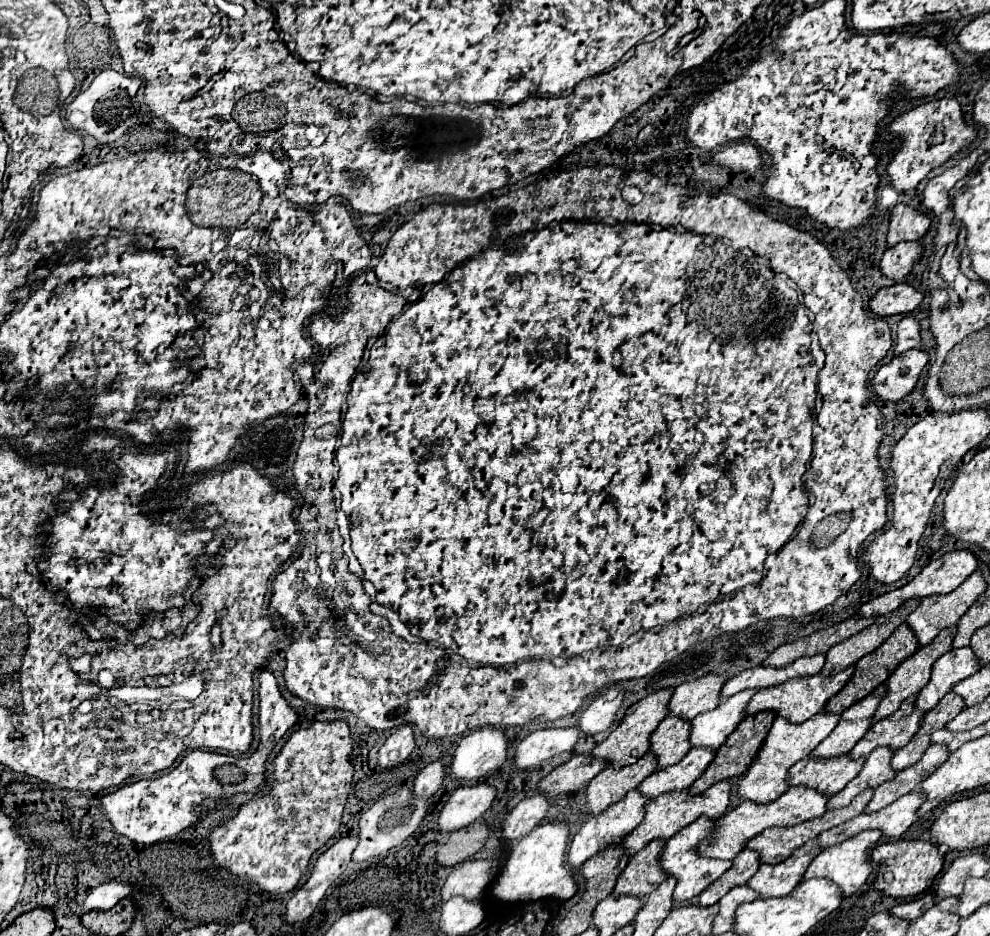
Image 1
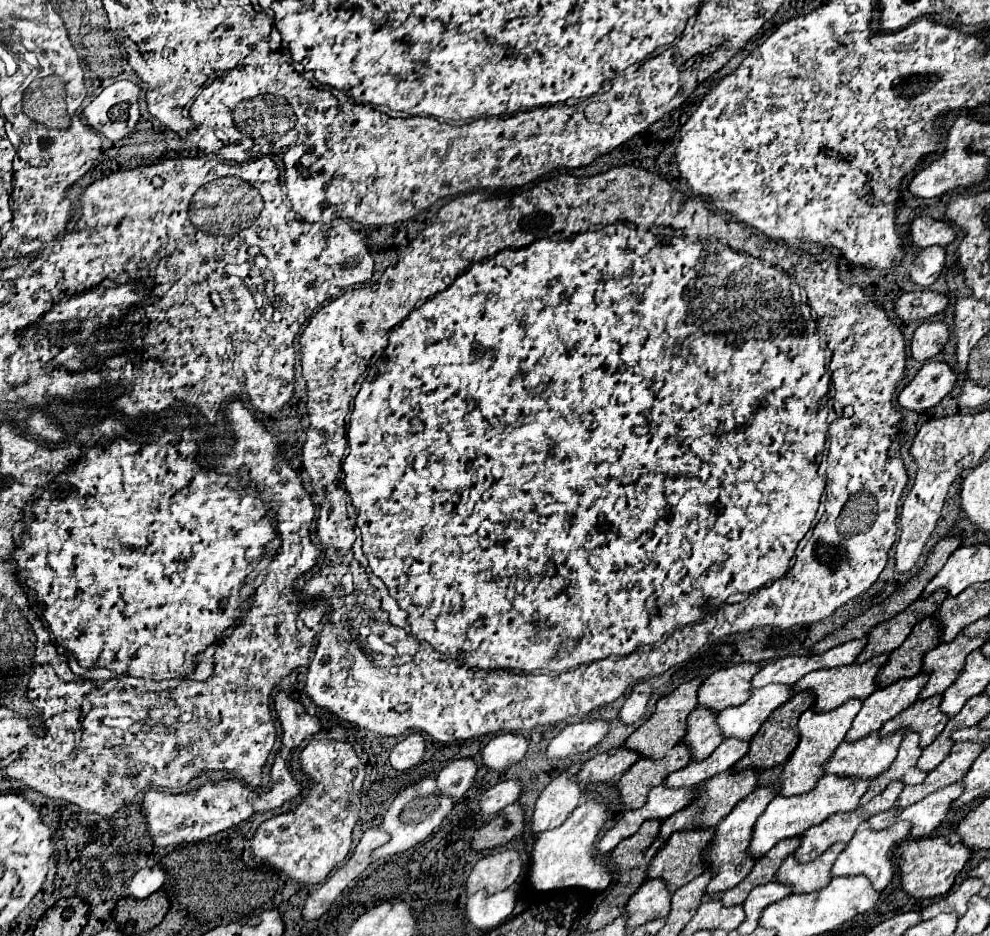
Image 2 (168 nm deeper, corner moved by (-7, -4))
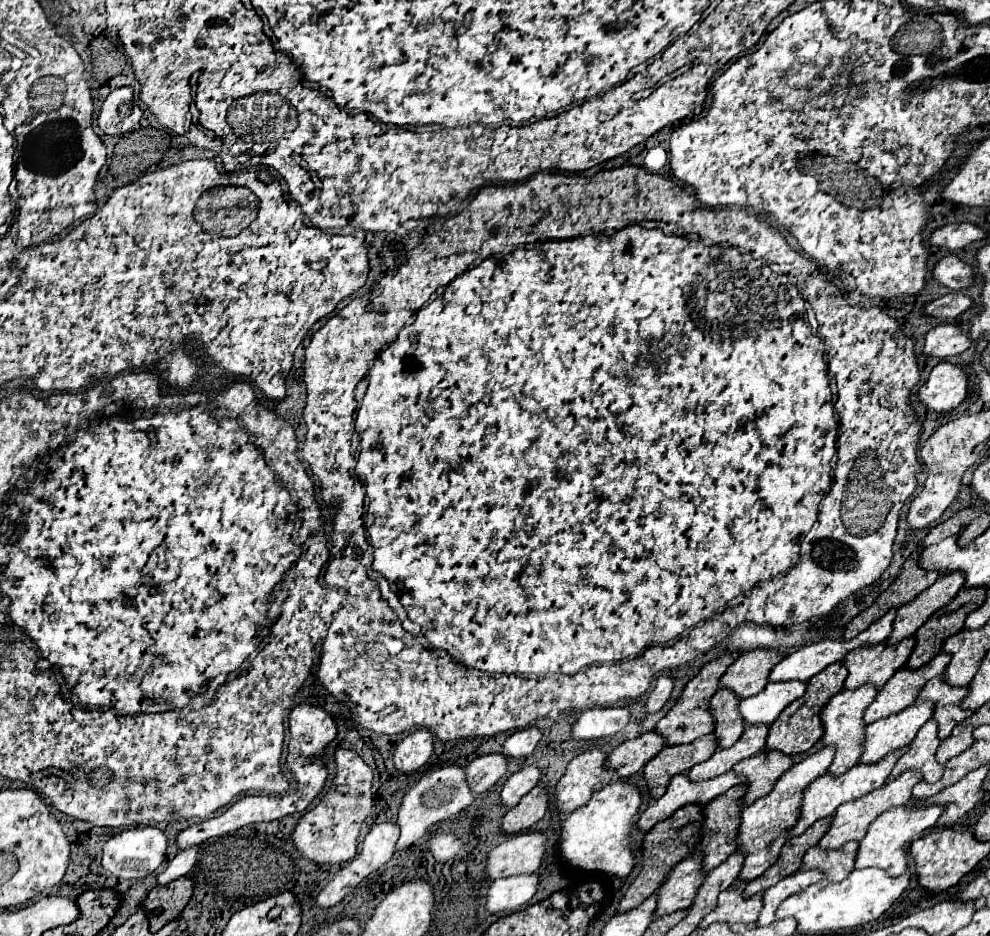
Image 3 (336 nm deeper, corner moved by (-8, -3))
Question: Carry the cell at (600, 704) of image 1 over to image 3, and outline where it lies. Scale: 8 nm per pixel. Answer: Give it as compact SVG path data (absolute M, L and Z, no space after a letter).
M668 675L658 677L658 681L656 681L656 685L654 685L654 689L652 689L646 705L644 705L646 713L656 713L656 711L660 711L664 707L664 703L670 699L672 685L674 685L672 677L668 677Z

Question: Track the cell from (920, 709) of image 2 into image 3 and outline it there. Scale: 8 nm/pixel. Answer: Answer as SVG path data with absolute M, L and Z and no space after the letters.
M944 677L930 679L922 691L918 693L916 701L932 701L934 713L932 719L938 723L938 739L946 739L956 723L964 721L972 715L972 711L966 711L960 707L960 701L966 697L966 687L950 687L944 683Z

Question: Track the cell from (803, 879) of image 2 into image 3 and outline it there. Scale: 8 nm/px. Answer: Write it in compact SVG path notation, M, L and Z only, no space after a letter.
M850 841L834 851L824 851L820 847L812 847L802 857L800 869L820 869L828 881L842 881L854 865L854 857L858 851L858 843Z

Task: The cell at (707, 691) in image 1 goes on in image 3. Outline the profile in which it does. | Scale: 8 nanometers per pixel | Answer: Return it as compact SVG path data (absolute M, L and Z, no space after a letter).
M754 649L742 653L722 675L720 687L732 689L738 695L738 699L752 697L766 687L770 669L782 657L784 655L778 651L766 651L766 649Z

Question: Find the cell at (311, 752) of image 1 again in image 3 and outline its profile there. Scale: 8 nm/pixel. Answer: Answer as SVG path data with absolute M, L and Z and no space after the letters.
M336 749L334 761L336 777L332 781L332 787L312 811L300 817L290 835L296 851L322 867L342 865L356 855L360 825L372 809L372 769L354 751L348 749Z

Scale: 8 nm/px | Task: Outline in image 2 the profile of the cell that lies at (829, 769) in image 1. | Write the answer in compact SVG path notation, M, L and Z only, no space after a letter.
M897 730L889 736L879 736L879 732L873 732L861 740L843 742L835 750L835 756L825 764L825 772L875 778L893 764L905 734L907 730Z

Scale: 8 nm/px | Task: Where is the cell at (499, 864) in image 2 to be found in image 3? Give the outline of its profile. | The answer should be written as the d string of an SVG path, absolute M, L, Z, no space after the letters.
M538 831L516 833L516 837L506 839L490 851L486 859L486 879L494 881L498 877L536 873L544 857L544 845L546 839Z

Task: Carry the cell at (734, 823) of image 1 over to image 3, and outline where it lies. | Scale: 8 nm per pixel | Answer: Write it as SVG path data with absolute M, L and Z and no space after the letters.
M898 749L890 755L886 755L882 761L878 763L858 763L856 767L848 769L846 773L842 773L840 777L832 777L832 775L822 775L822 779L816 779L814 783L810 783L810 787L806 787L806 791L802 793L802 811L800 811L800 819L798 823L788 831L790 837L796 837L796 835L802 835L810 825L814 825L818 819L824 819L824 817L830 817L842 803L848 803L848 801L854 801L854 799L860 799L862 795L878 789L884 785L886 777L890 775L890 771L894 769L898 757L906 751L904 749Z

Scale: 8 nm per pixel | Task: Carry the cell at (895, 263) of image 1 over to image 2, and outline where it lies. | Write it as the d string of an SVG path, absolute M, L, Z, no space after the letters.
M931 246L921 250L911 268L911 282L919 286L931 286L945 268L945 248Z

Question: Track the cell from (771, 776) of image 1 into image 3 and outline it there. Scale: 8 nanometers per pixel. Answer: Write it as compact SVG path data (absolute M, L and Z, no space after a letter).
M872 685L858 687L858 691L842 691L834 695L826 707L820 711L820 721L824 735L820 739L822 747L834 747L834 763L830 765L830 775L842 775L846 769L854 767L858 763L858 755L862 753L862 741L864 741L864 721L862 721L862 711L874 701L876 689Z

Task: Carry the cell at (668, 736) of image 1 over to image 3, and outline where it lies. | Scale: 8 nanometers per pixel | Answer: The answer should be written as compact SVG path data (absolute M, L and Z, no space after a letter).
M718 689L710 699L710 715L714 717L714 735L718 747L732 747L744 731L744 721L736 709L738 699L730 689Z

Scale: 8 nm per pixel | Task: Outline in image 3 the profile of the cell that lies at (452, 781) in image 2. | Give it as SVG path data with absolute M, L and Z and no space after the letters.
M490 753L476 757L464 765L466 783L472 793L484 793L506 773L506 757L502 753Z

